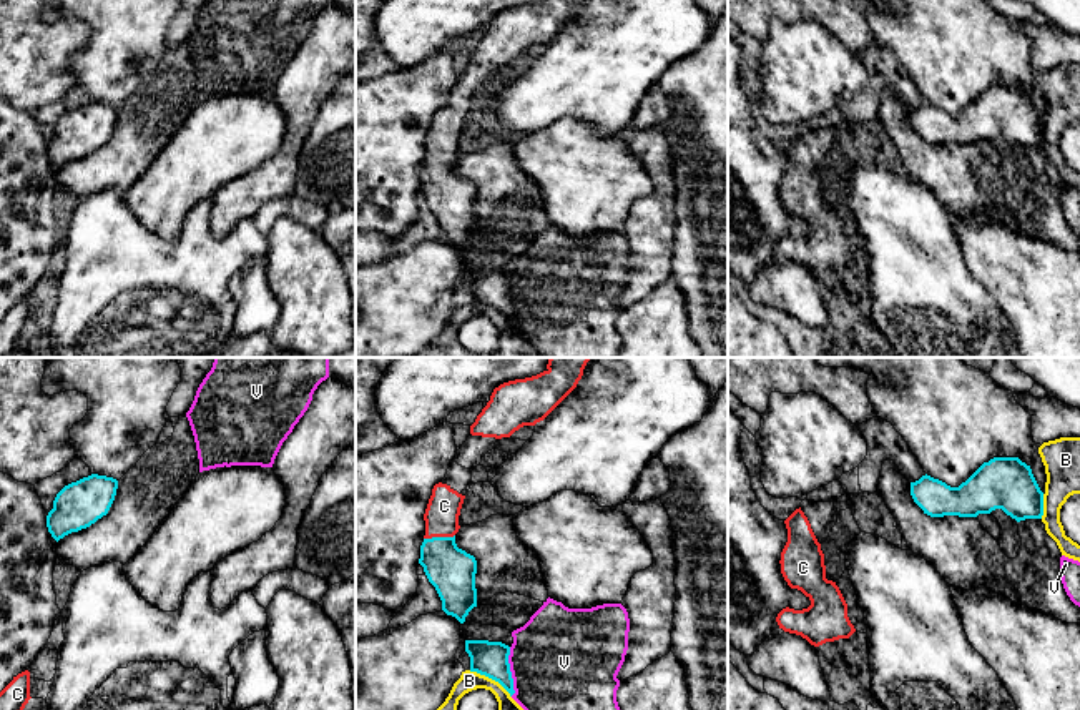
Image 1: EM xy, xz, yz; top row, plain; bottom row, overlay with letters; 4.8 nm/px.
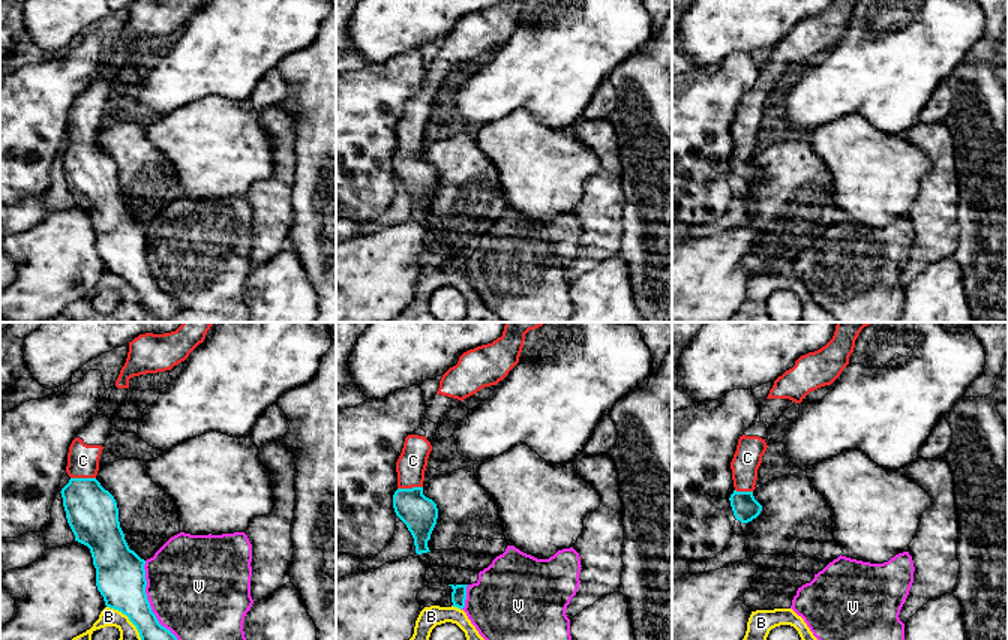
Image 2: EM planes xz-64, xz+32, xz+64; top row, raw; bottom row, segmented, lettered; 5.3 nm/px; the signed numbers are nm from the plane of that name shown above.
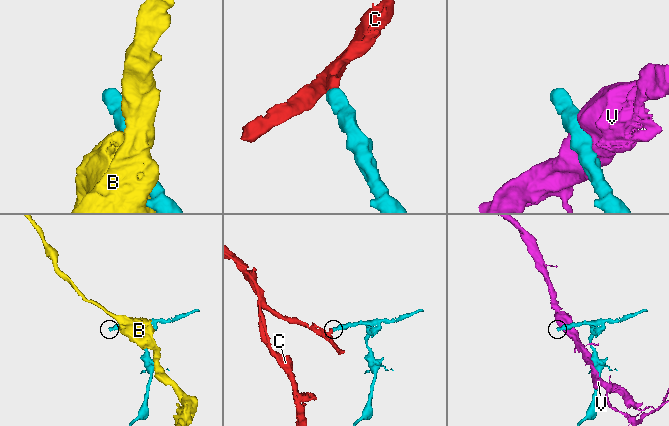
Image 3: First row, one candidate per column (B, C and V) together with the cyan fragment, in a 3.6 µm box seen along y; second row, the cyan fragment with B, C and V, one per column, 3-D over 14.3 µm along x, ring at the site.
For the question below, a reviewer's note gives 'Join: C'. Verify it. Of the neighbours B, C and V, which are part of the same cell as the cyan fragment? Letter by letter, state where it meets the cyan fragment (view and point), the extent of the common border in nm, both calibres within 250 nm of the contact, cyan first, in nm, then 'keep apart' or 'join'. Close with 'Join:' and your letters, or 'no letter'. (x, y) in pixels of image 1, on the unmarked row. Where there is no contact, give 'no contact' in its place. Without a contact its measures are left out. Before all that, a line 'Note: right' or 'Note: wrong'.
Note: right
B: meets cyan in xz at (490, 305); contact 240 nm long; 170 nm thick on the cyan side, 160 nm on the other; keep apart
C: meets cyan in xz at (439, 165); contact 150 nm long; 220 nm thick on the cyan side, 160 nm on the other; join
V: meets cyan in xz at (510, 300); contact 240 nm long; 170 nm thick on the cyan side, 500 nm on the other; keep apart
Join: C

